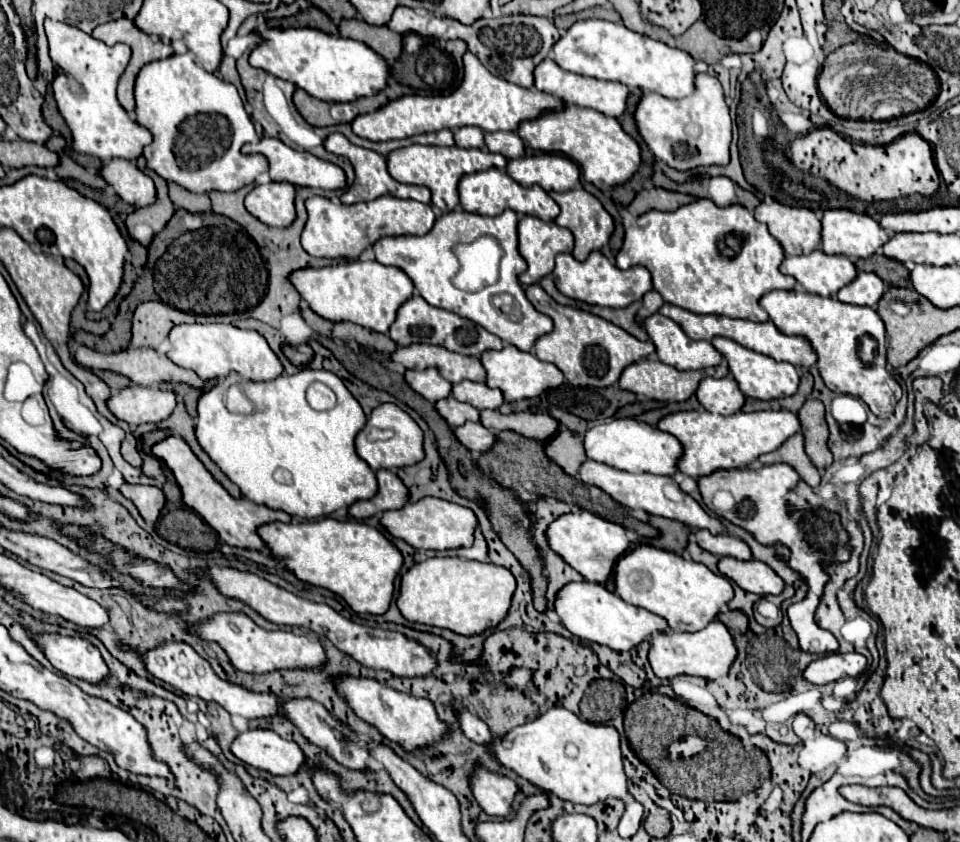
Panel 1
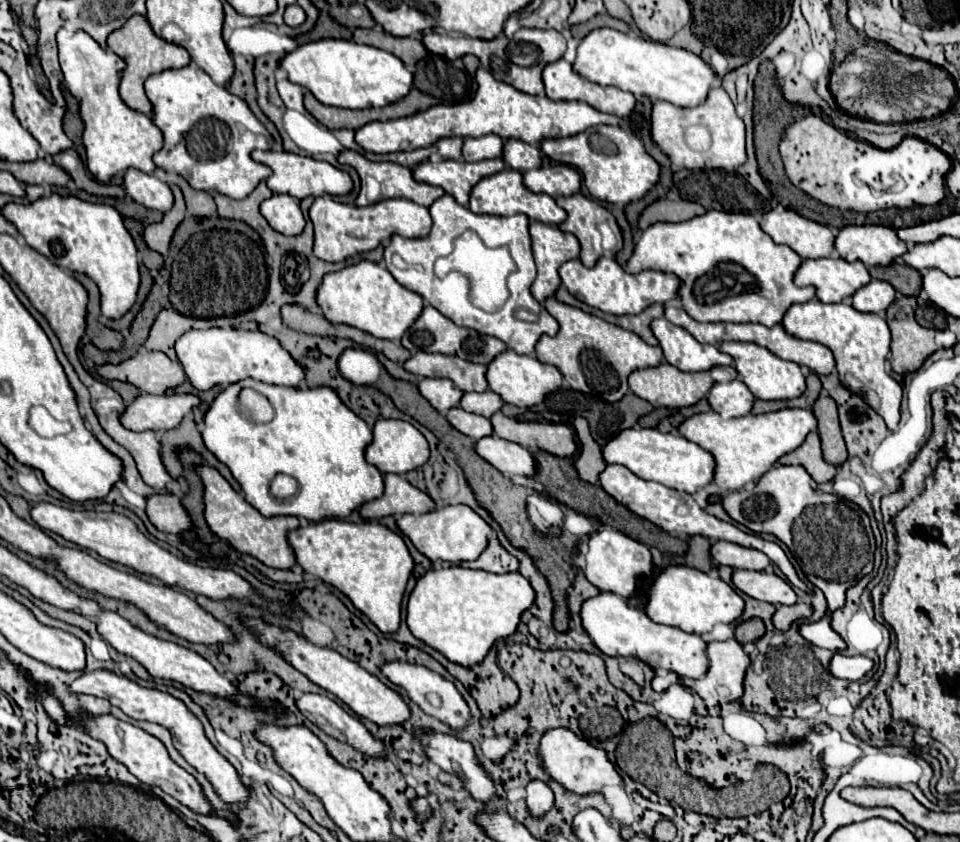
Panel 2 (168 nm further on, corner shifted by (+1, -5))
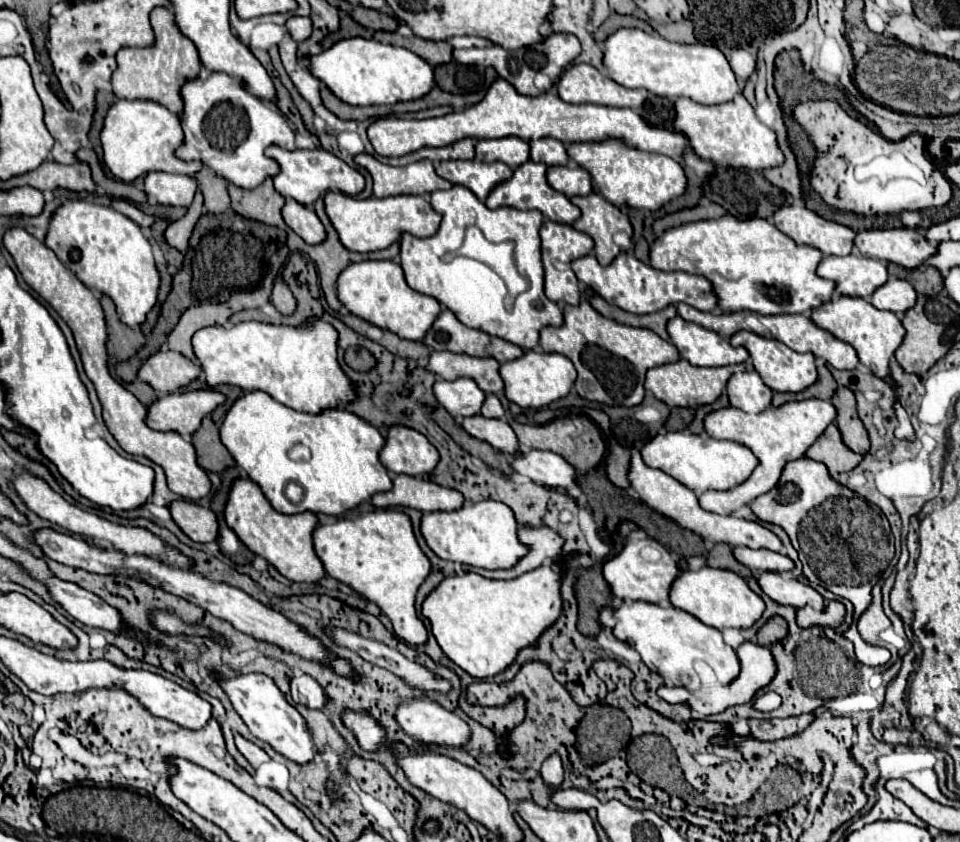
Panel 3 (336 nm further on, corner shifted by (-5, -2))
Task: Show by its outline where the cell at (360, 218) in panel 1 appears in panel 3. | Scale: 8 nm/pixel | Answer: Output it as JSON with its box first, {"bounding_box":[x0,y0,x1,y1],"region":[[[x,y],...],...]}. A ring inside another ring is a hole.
{"bounding_box":[325,193,441,253],"region":[[[327,193],[325,213],[333,223],[341,245],[357,253],[385,249],[391,243],[395,243],[401,237],[401,233],[411,233],[415,237],[431,237],[441,223],[441,215],[435,213],[435,209],[425,197],[419,195],[397,195],[385,199],[353,199],[345,193]]]}

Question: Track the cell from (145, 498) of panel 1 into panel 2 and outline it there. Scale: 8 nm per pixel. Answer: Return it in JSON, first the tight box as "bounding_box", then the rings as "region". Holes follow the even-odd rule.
{"bounding_box":[147,494,193,534],"region":[[[155,494],[147,498],[147,516],[157,530],[181,534],[193,530],[193,520],[173,494]]]}

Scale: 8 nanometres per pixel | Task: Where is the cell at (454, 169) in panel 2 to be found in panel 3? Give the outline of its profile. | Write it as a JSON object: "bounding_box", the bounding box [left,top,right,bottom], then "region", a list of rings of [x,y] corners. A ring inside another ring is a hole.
{"bounding_box":[437,161,513,201],"region":[[[441,161],[437,165],[437,175],[451,181],[453,185],[463,185],[477,195],[479,201],[485,201],[489,191],[509,179],[513,171],[501,163],[483,163],[483,161]]]}

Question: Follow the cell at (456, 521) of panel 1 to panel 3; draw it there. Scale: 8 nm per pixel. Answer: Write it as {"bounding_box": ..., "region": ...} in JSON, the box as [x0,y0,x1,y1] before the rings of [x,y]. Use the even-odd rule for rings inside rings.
{"bounding_box":[421,501,527,569],"region":[[[497,501],[465,503],[455,511],[423,513],[421,533],[437,557],[483,569],[513,567],[527,553],[527,549],[517,541],[517,521],[513,511]]]}

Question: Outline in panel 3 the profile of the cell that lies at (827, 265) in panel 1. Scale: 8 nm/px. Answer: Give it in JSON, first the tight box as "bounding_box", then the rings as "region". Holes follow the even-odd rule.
{"bounding_box":[817,253,887,299],"region":[[[849,253],[845,257],[823,257],[817,275],[833,281],[837,295],[867,299],[887,281],[887,267],[877,259]]]}

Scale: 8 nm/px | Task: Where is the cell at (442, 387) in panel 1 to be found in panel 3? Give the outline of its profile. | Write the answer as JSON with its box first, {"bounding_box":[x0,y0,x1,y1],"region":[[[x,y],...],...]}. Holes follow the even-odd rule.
{"bounding_box":[433,379,485,417],"region":[[[439,379],[433,385],[433,393],[439,405],[443,405],[445,411],[453,417],[477,415],[485,399],[485,393],[477,387],[473,379],[455,379],[455,381]]]}

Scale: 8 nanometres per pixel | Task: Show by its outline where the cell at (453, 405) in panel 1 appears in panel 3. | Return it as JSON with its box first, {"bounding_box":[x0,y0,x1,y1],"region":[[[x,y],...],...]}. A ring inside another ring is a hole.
{"bounding_box":[463,415,517,453],"region":[[[483,415],[465,417],[463,429],[481,441],[491,443],[493,447],[501,449],[503,453],[517,453],[517,437],[507,421],[503,419],[487,419]]]}

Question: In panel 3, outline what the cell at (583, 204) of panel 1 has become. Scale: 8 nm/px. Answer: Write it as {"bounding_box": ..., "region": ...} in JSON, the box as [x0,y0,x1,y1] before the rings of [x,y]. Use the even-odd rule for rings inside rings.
{"bounding_box":[571,193,634,265],"region":[[[589,193],[589,195],[585,195],[585,197],[573,197],[571,203],[581,209],[581,217],[573,223],[573,227],[575,227],[577,231],[587,233],[587,235],[595,241],[593,253],[595,253],[595,257],[597,257],[597,261],[599,261],[601,265],[609,265],[609,263],[619,255],[619,251],[634,248],[631,223],[629,219],[627,219],[627,215],[623,215],[615,205],[611,205],[609,201],[605,201],[605,199],[603,199],[601,195],[597,195],[597,193]]]}

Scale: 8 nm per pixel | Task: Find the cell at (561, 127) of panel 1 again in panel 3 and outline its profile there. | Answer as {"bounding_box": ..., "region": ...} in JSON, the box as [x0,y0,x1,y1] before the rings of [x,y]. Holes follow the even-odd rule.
{"bounding_box":[567,139,687,211],"region":[[[605,139],[589,143],[569,143],[567,155],[591,173],[601,195],[613,205],[629,205],[635,209],[655,211],[673,197],[683,195],[687,179],[683,167],[667,155],[641,151],[627,145],[623,139]]]}

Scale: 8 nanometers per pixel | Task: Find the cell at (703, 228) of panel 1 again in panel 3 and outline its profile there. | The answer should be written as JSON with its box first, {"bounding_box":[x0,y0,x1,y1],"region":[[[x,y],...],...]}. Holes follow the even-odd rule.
{"bounding_box":[649,215,835,317],"region":[[[733,215],[667,229],[649,249],[649,263],[653,269],[685,271],[709,279],[717,297],[717,309],[721,313],[749,309],[761,315],[801,313],[807,317],[815,307],[829,301],[835,291],[833,281],[821,279],[815,273],[821,259],[823,253],[819,249],[797,245],[771,221],[761,217],[741,221]],[[765,287],[775,287],[787,293],[789,299],[785,303],[777,303],[767,297]]]}

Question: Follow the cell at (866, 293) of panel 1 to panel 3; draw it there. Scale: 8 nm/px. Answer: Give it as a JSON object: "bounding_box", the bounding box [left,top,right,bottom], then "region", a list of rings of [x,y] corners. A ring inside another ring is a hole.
{"bounding_box":[869,277,915,313],"region":[[[889,277],[885,285],[873,291],[869,297],[869,303],[877,309],[893,311],[893,313],[905,313],[915,305],[915,289],[897,277]]]}

